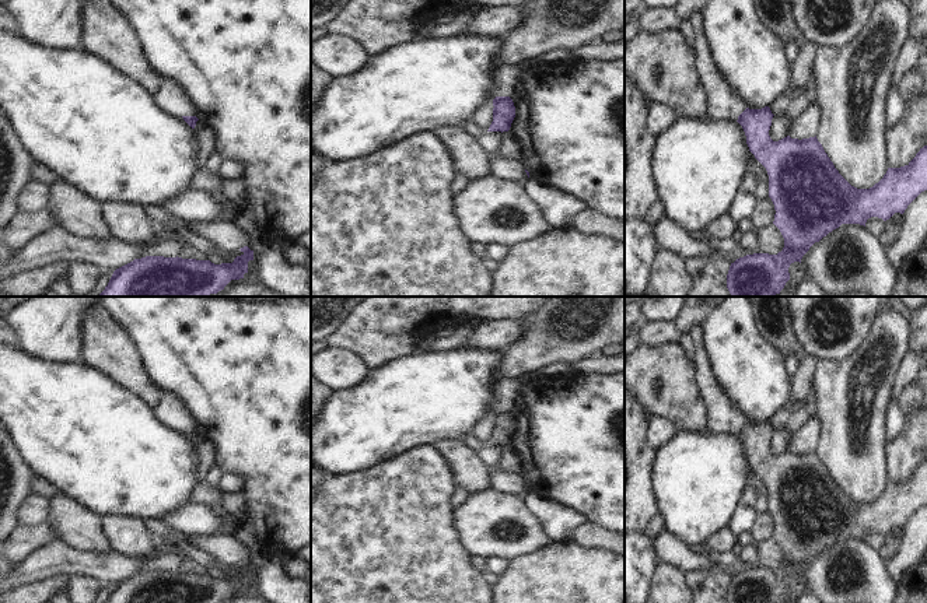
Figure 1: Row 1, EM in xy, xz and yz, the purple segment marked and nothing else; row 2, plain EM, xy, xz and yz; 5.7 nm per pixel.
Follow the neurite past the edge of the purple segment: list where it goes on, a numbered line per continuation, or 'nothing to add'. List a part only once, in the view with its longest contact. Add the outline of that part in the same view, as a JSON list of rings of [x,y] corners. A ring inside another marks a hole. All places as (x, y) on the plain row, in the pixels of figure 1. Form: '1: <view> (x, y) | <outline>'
nothing to add

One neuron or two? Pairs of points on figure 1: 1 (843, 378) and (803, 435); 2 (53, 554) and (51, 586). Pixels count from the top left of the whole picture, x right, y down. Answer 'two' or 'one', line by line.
1: two
2: two

